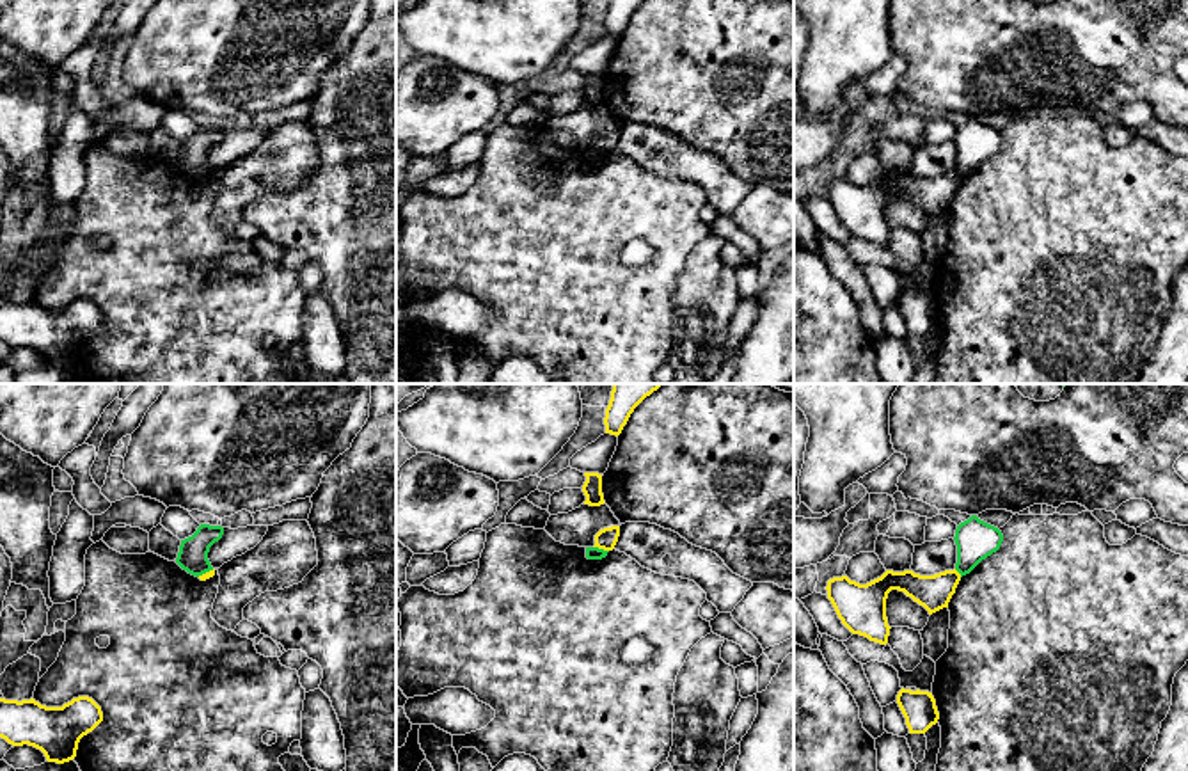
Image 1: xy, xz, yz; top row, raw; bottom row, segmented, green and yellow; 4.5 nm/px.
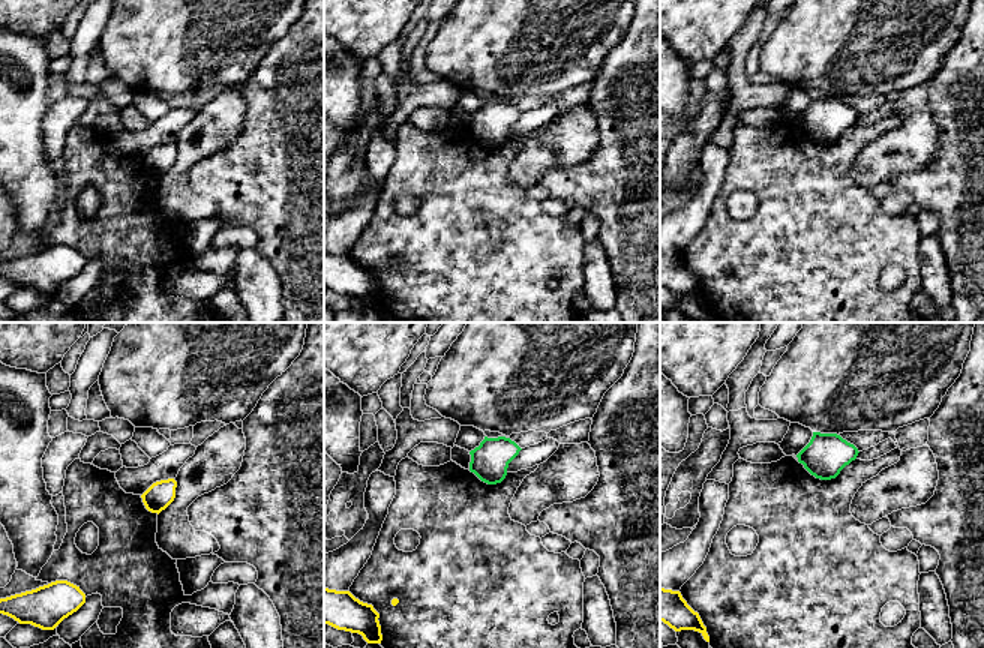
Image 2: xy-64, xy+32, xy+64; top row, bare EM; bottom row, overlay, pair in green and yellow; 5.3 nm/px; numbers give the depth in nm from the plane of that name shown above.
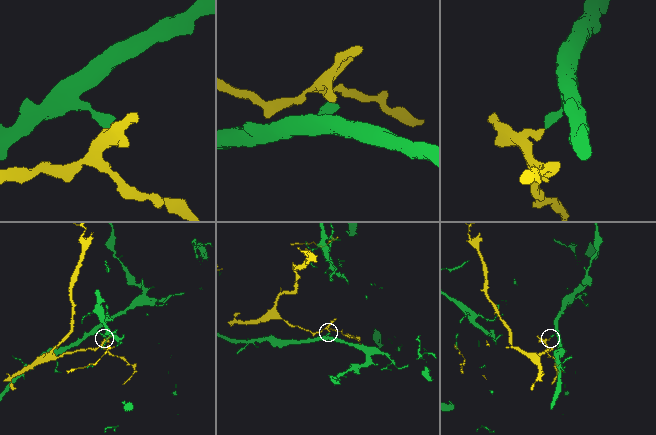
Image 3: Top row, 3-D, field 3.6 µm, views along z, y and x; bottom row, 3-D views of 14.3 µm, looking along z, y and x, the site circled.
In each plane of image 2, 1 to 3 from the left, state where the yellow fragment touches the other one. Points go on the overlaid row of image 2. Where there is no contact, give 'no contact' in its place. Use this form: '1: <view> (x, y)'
1: no contact
2: no contact
3: no contact

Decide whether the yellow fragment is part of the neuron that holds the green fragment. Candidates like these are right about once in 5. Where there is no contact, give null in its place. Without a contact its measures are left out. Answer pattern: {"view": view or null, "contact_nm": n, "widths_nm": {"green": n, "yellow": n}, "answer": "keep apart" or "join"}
{"view": "xz", "contact_nm": 80, "widths_nm": {"green": 60, "yellow": 100}, "answer": "keep apart"}

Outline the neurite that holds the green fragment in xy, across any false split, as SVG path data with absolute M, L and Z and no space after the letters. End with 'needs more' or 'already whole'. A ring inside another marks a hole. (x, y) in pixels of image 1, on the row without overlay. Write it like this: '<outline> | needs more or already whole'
M201 126L192 139L181 142L176 165L195 179L213 172L208 155L210 149L222 140L222 137L222 128Z | already whole

